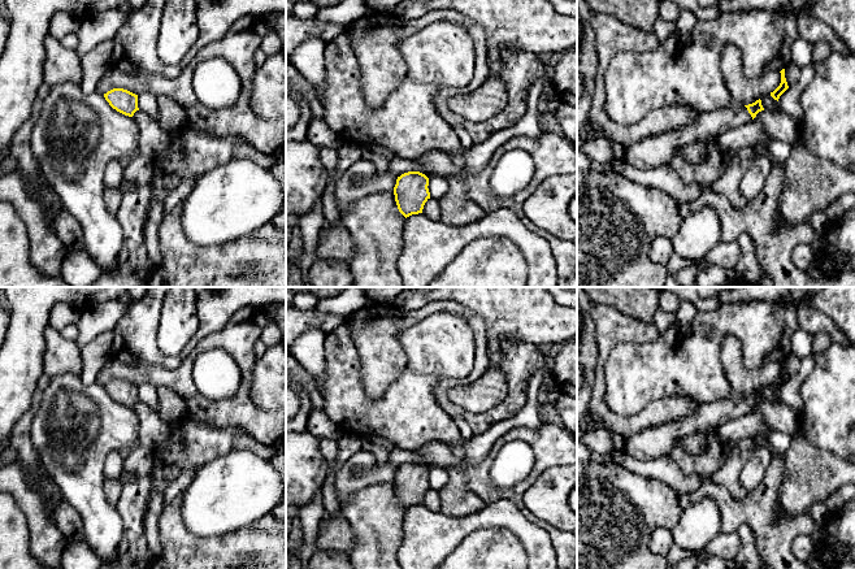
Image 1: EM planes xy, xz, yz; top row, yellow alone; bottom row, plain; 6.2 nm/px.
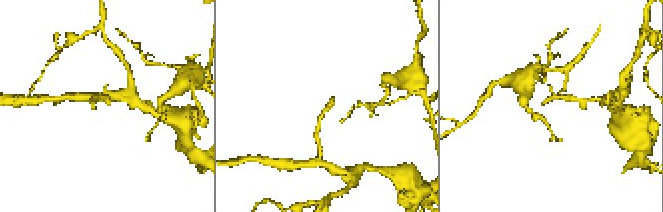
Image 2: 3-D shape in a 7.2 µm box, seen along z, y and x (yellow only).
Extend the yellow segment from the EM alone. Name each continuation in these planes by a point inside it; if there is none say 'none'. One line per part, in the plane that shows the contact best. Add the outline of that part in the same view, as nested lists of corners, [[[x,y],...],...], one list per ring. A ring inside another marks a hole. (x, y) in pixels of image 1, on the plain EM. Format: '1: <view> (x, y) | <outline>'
1: yz (655, 442) | [[[732,395],[722,400],[698,404],[678,421],[652,426],[625,440],[625,451],[639,461],[668,456],[677,442],[700,431],[715,433],[726,422],[752,412],[745,396]]]

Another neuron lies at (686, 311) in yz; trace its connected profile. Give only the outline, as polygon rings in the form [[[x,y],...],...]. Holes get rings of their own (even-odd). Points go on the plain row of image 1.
[[[681,301],[677,312],[674,313],[676,321],[683,326],[690,325],[696,314],[698,309],[695,304],[689,301]]]

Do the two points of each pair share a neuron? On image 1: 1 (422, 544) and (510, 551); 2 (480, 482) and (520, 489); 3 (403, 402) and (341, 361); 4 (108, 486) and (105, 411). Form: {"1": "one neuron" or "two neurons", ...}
{"1": "two neurons", "2": "one neuron", "3": "one neuron", "4": "two neurons"}

